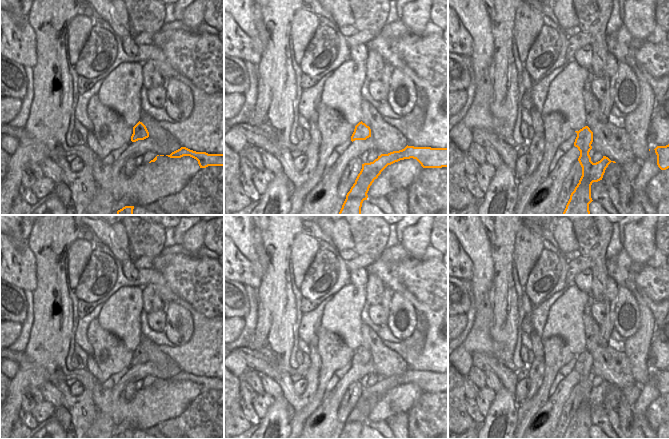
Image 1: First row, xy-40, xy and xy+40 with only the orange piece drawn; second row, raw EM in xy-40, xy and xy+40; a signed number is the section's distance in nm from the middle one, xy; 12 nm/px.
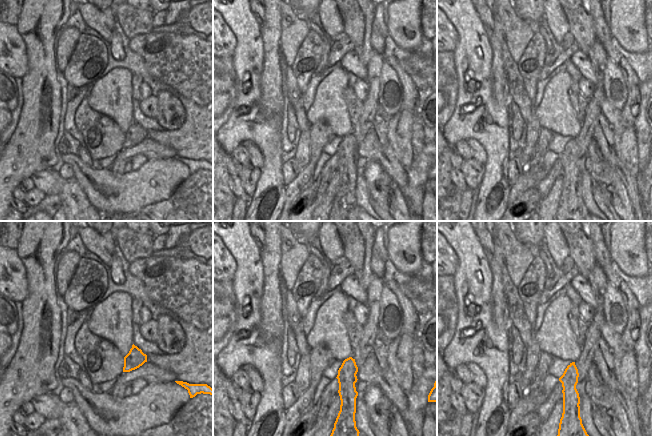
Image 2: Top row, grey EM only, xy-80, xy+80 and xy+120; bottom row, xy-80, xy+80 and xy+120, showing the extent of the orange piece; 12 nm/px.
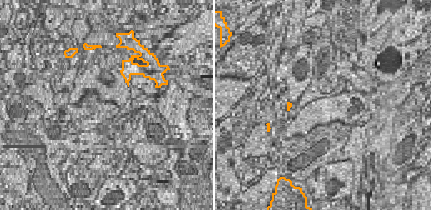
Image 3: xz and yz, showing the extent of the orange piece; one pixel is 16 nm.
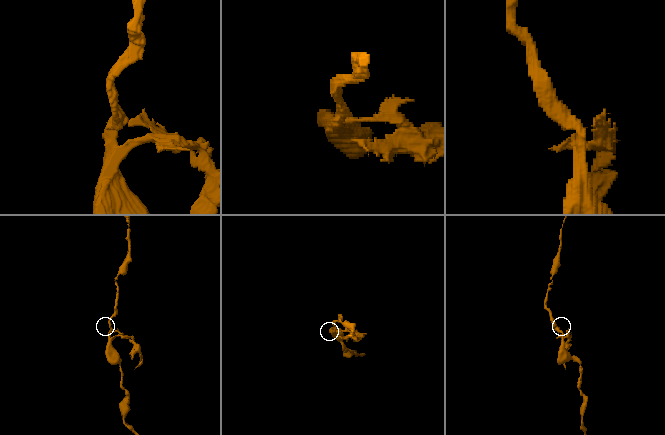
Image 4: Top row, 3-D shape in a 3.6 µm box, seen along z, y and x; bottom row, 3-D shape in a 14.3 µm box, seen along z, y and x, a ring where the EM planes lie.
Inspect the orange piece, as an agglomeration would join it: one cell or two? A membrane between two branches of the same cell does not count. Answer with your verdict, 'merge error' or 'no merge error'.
merge error

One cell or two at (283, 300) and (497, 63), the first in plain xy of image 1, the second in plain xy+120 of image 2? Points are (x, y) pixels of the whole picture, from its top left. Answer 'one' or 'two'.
one

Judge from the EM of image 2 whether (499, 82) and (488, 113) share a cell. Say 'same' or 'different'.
different

